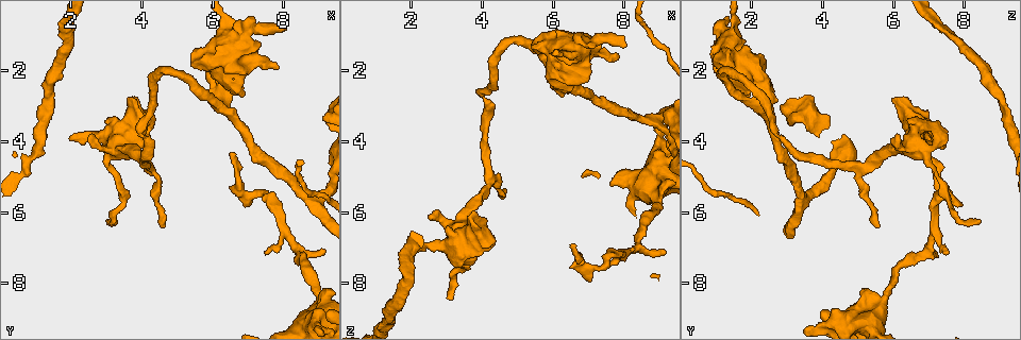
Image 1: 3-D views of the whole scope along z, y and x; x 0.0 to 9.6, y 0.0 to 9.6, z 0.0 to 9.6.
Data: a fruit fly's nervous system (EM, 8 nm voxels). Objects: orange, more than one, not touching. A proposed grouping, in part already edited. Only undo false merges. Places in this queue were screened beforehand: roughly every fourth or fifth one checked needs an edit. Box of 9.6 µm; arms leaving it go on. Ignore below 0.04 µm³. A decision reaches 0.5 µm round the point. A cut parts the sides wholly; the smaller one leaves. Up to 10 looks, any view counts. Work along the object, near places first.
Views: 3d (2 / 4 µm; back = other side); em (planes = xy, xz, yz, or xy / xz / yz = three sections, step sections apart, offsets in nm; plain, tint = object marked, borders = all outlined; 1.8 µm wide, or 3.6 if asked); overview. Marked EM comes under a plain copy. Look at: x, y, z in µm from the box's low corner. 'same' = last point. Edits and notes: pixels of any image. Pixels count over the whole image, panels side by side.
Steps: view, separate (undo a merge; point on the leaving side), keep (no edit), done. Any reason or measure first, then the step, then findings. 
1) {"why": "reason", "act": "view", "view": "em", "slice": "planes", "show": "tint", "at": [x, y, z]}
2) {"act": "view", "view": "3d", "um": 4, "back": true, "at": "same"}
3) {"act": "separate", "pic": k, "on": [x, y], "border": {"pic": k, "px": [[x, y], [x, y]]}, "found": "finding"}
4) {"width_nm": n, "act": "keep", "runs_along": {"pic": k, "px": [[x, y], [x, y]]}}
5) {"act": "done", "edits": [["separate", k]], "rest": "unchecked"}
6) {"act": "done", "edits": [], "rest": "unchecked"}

{"why": "abrupt turn", "act": "view", "view": "em", "um": 3.6, "slice": "yz", "step": 16, "show": "tint", "at": [9.15, 9.00, 5.00]}

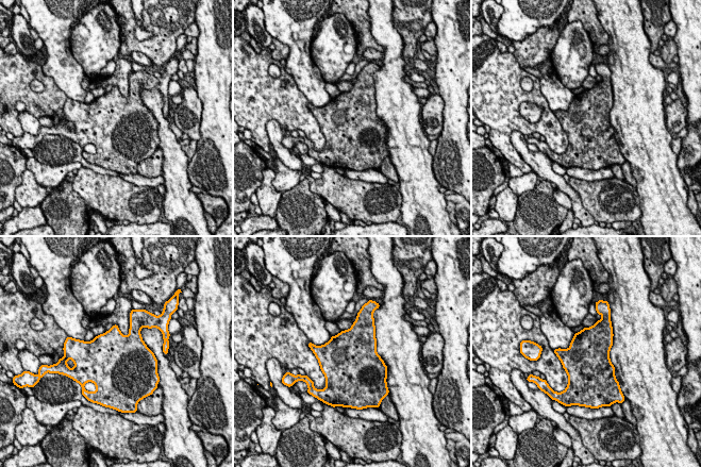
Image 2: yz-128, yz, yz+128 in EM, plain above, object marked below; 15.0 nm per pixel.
{"act": "view", "view": "em", "um": 3.6, "slice": "planes", "show": "tint", "at": "same"}

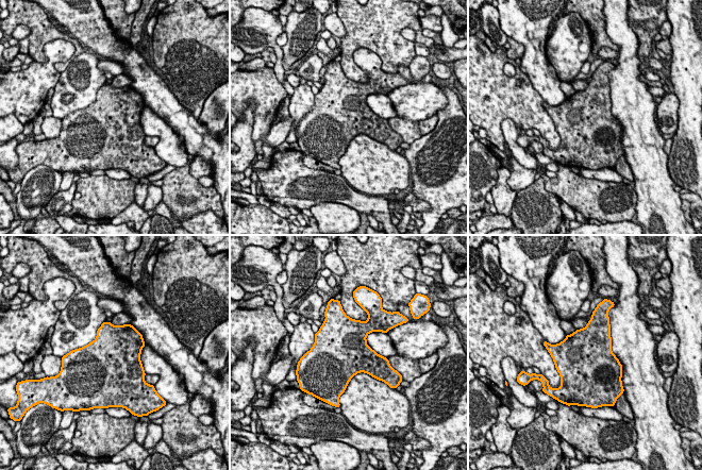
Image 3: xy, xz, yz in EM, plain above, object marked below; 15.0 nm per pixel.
{"act": "keep", "found": "all the same neuron"}

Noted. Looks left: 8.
{"why": "calibre changes", "act": "view", "view": "em", "slice": "xy", "step": 16, "show": "tint", "at": [3.10, 4.70, 7.15]}

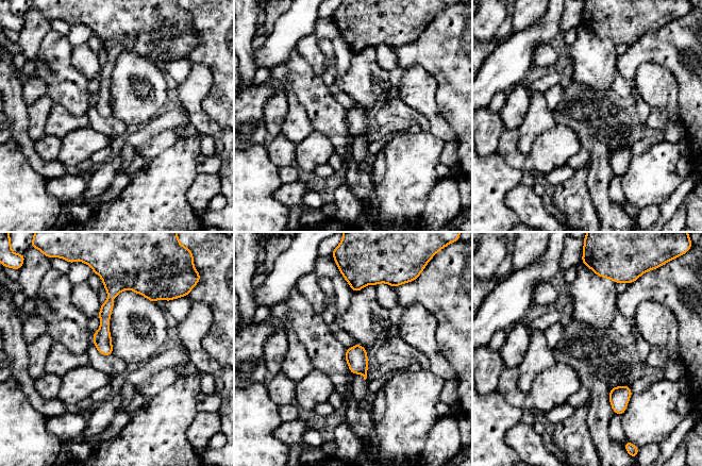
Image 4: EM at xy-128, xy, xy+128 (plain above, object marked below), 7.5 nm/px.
{"act": "keep", "runs_along": {"pic": 4, "px": [[118, 289], [105, 309], [104, 352]]}, "found": "continuous, no second neuron"}

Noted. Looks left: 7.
{"why": "calibre changes", "act": "view", "view": "3d", "um": 4, "back": true, "at": [6.60, 1.10, 1.45]}

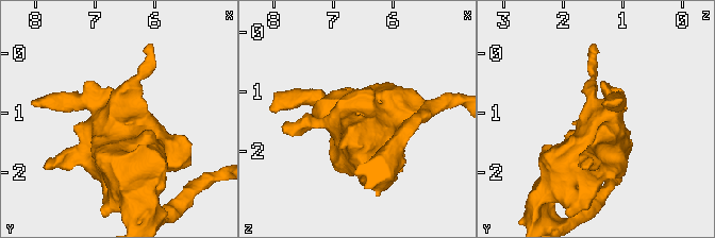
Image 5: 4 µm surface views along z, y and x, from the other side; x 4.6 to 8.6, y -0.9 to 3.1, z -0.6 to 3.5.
{"act": "view", "view": "em", "um": 3.6, "slice": "planes", "show": "borders", "at": [6.65, 1.10, 1.40]}

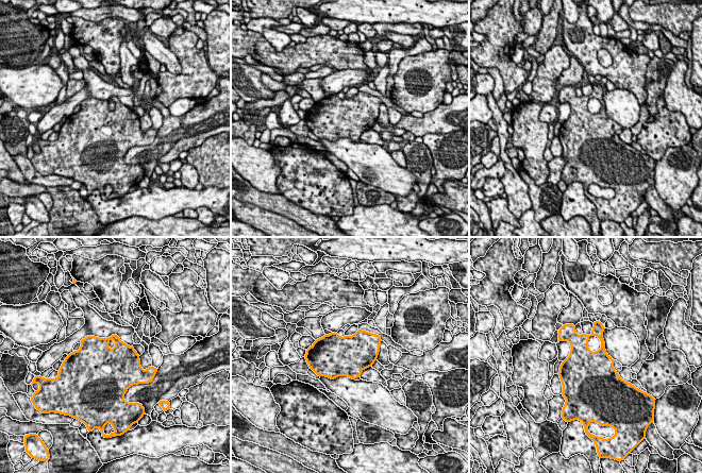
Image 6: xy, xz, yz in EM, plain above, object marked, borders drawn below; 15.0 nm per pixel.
{"act": "keep", "found": "continuous, no second neuron"}

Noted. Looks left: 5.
{"why": "branch point", "act": "view", "view": "em", "slice": "planes", "show": "borders", "at": [6.05, 2.95, 2.20]}

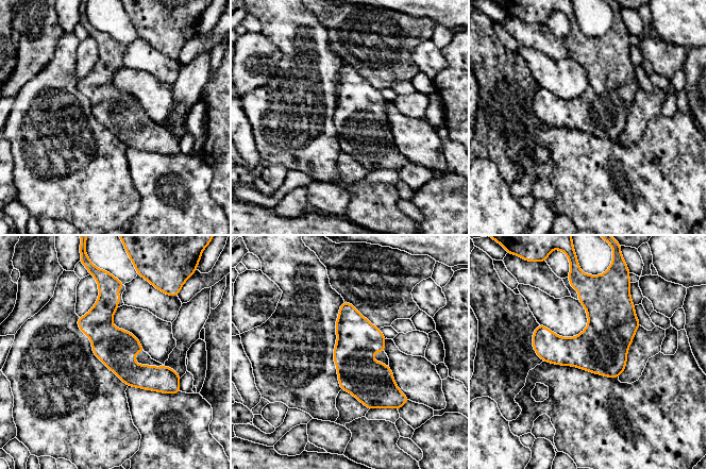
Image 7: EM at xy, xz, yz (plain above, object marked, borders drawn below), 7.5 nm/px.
{"width_nm": 300, "act": "keep", "runs_along": {"pic": 7, "px": [[106, 290], [105, 338], [164, 389]]}, "found": "continuous, no second neuron"}

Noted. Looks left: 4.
{"act": "done", "edits": [], "rest": "unchecked"}

